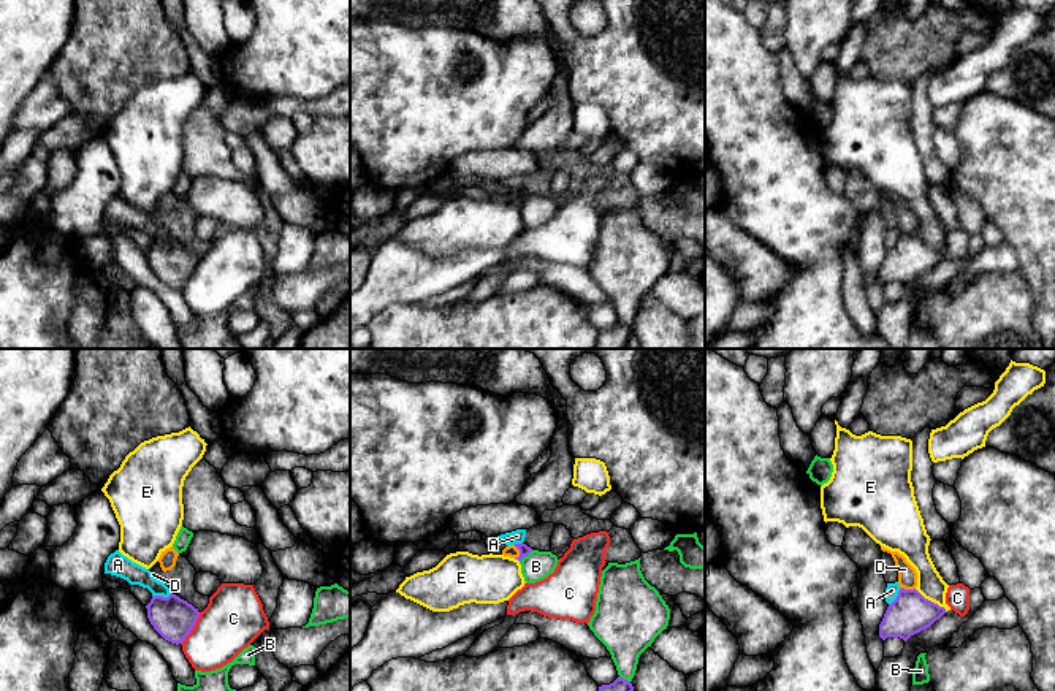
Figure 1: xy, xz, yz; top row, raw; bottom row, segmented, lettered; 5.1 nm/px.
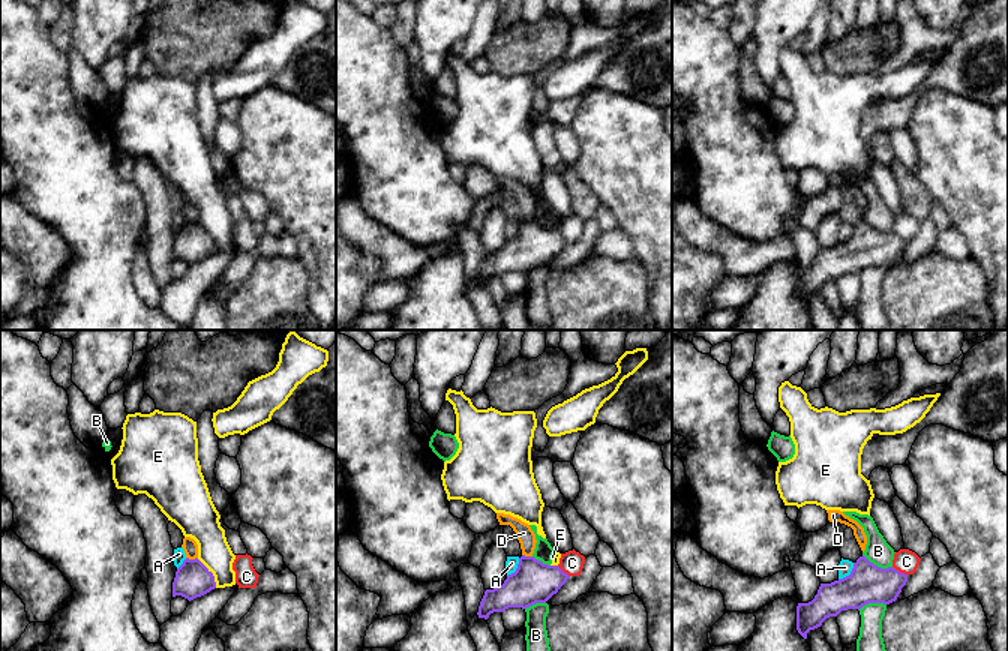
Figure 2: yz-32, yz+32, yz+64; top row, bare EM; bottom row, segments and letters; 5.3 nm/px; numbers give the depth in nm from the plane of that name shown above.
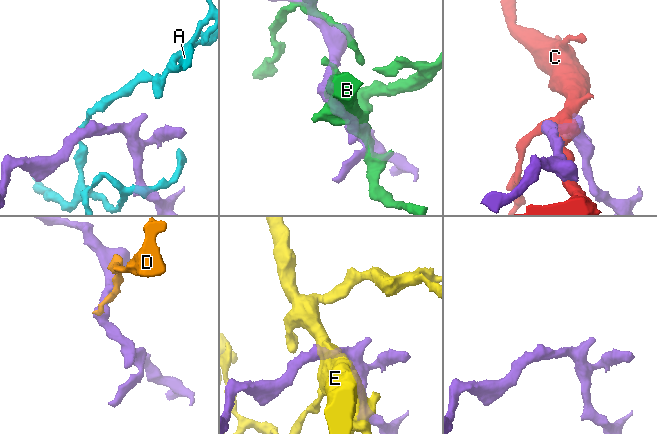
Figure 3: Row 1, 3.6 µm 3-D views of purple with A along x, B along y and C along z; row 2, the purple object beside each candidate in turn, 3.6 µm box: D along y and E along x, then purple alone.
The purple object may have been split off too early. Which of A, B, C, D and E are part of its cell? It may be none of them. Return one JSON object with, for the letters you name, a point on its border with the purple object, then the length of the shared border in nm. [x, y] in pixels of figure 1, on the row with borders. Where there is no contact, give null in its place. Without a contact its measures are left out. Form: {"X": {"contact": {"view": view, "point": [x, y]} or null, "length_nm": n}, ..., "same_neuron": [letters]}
{"same_neuron": []}

